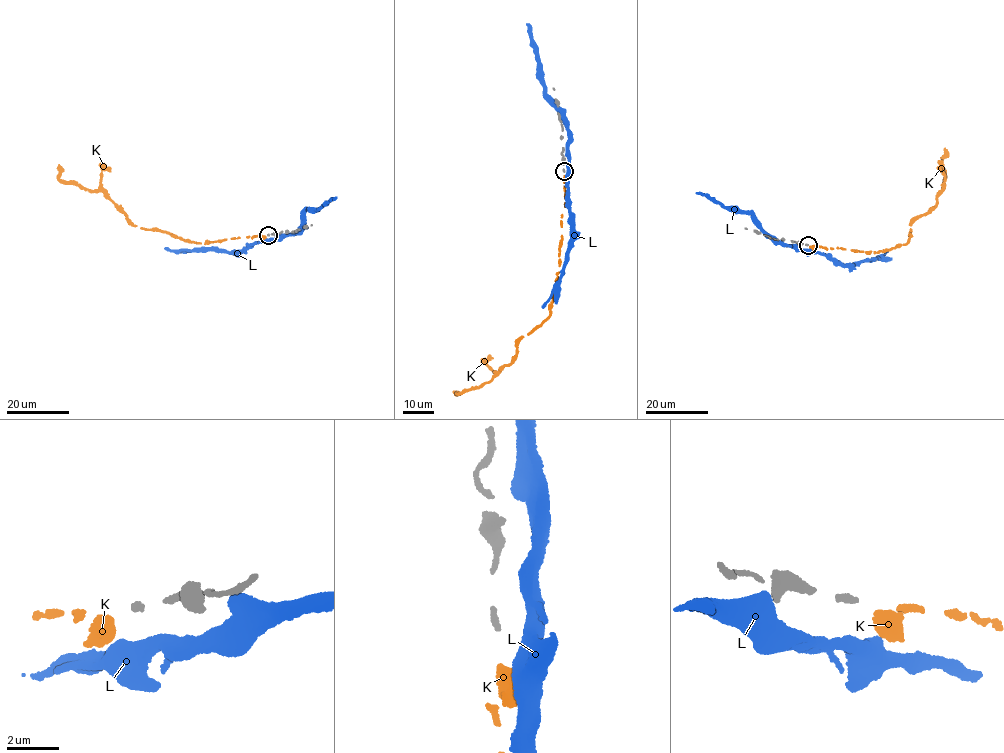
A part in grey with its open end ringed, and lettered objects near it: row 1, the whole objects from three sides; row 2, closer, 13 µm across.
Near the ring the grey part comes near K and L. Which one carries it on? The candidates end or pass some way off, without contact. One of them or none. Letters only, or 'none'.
K

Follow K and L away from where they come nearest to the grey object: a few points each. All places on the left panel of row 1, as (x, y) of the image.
K: (265, 236), (200, 243), (140, 228), (128, 220), (102, 191), (64, 183), (58, 178), (59, 164)
L: (269, 238), (274, 241), (295, 234), (306, 209), (314, 212), (333, 200)

